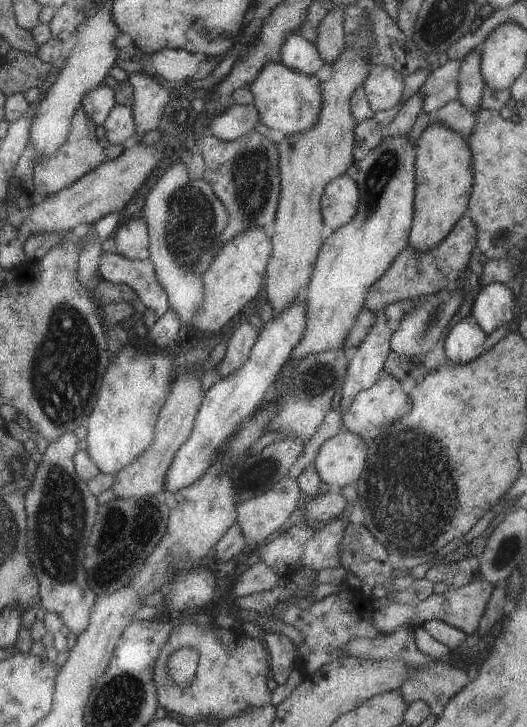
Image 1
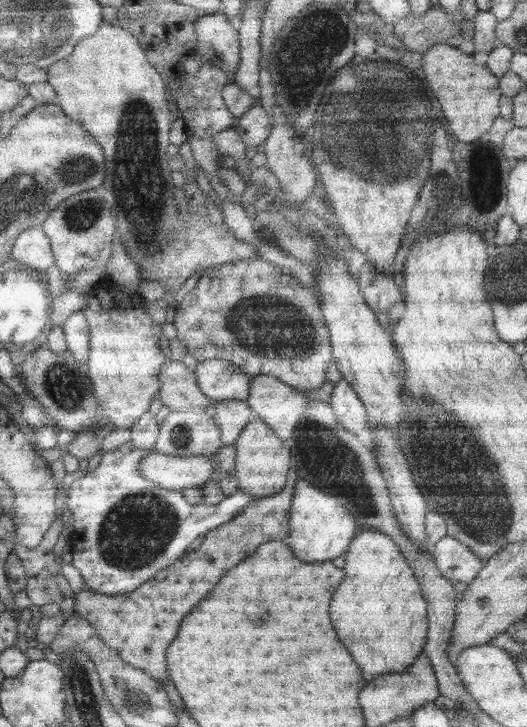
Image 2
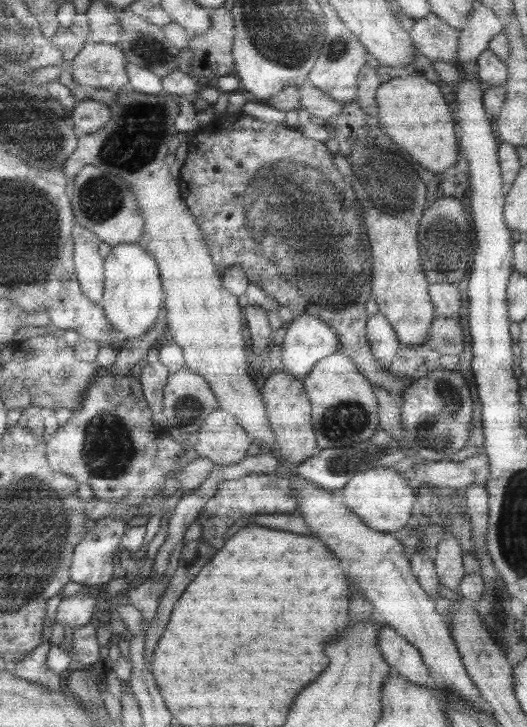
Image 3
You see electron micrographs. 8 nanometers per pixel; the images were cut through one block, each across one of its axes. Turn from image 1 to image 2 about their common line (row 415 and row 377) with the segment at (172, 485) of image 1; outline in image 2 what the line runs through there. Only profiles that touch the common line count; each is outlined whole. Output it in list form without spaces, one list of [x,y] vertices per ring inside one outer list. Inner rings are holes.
[[[205,360],[193,370],[199,390],[211,400],[239,400],[245,402],[249,396],[251,376],[247,376],[237,364],[229,360]]]

